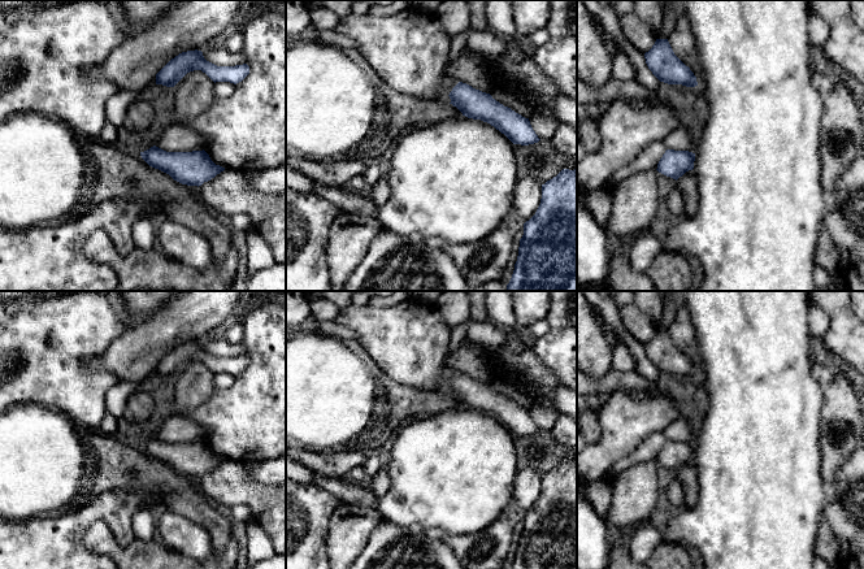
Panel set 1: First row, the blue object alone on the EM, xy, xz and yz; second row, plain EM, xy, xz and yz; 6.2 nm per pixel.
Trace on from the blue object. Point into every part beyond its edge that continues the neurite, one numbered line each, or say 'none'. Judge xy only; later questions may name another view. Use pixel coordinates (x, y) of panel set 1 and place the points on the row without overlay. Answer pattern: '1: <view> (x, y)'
none

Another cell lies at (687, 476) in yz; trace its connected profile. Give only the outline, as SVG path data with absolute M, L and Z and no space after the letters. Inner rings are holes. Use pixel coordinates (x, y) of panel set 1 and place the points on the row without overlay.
M694 460L677 470L677 478L685 491L683 509L694 508L699 498L698 470Z

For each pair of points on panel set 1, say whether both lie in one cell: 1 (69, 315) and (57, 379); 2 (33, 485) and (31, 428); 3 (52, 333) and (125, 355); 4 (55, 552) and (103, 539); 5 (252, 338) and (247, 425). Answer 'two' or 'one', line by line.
1: one
2: one
3: two
4: two
5: one

